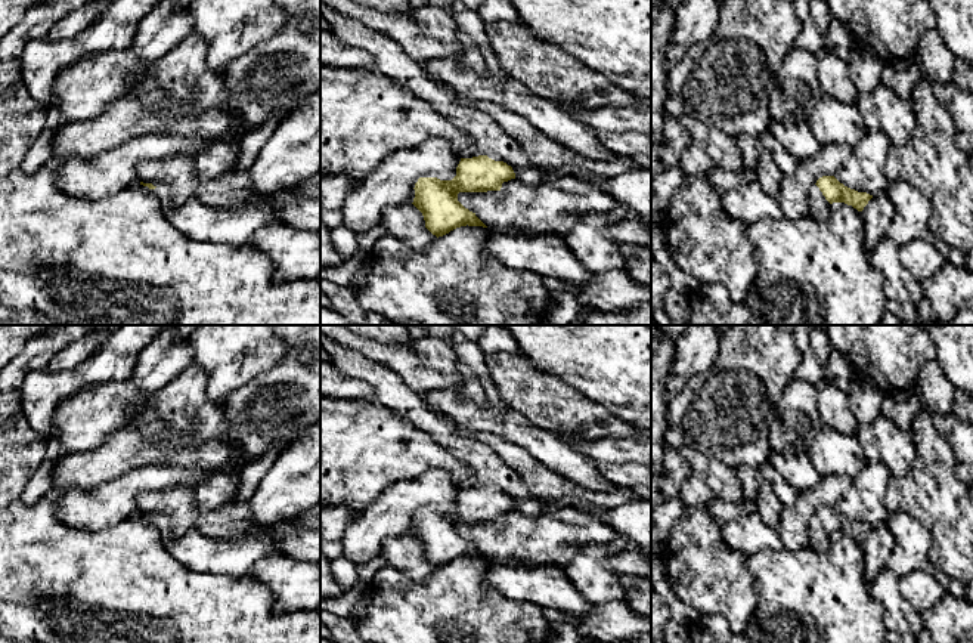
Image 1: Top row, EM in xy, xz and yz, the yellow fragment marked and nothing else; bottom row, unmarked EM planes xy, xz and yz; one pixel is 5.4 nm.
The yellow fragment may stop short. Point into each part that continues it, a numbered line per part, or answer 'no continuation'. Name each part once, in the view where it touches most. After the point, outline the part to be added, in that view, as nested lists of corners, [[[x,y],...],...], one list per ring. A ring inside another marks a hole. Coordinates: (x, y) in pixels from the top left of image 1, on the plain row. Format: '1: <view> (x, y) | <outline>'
1: yz (818, 537) | [[[814,516],[809,522],[809,545],[812,545],[816,551],[830,550],[830,534],[816,516]]]

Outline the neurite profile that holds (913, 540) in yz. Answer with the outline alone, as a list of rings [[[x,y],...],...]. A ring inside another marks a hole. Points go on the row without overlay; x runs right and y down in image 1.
[[[896,511],[889,516],[887,526],[895,538],[895,547],[887,568],[898,576],[930,563],[932,534],[917,517]]]

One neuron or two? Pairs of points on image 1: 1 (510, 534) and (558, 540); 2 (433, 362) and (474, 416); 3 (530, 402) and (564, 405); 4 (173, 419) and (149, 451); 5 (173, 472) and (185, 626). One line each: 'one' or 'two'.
1: one
2: two
3: one
4: two
5: two

